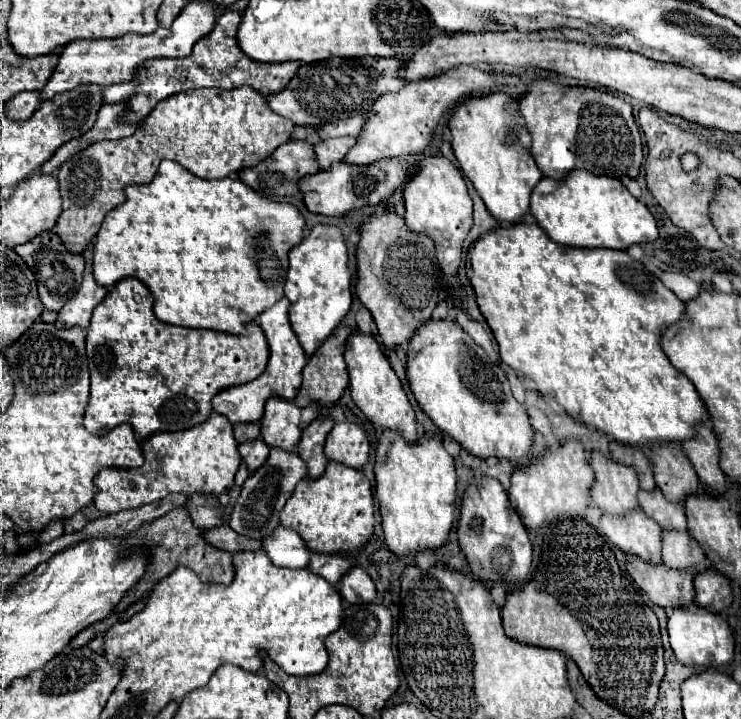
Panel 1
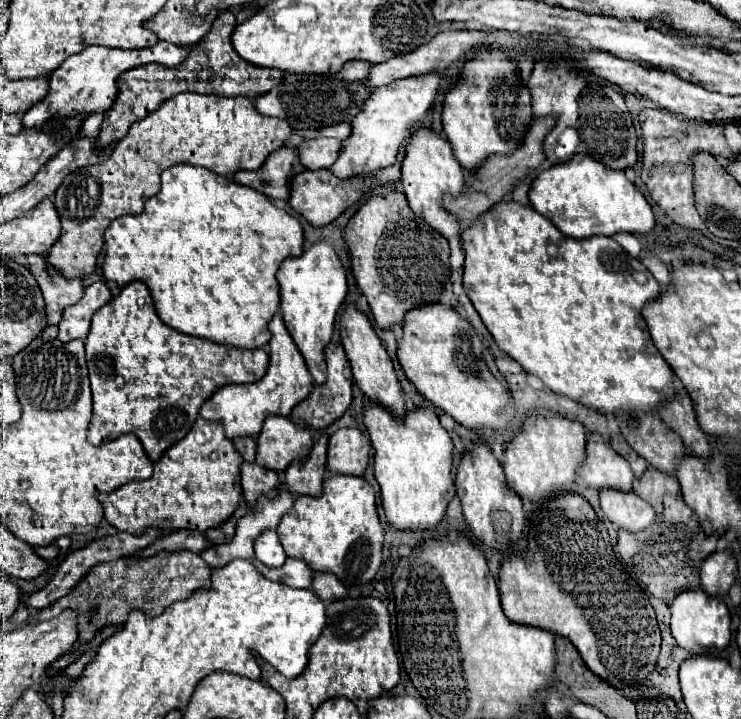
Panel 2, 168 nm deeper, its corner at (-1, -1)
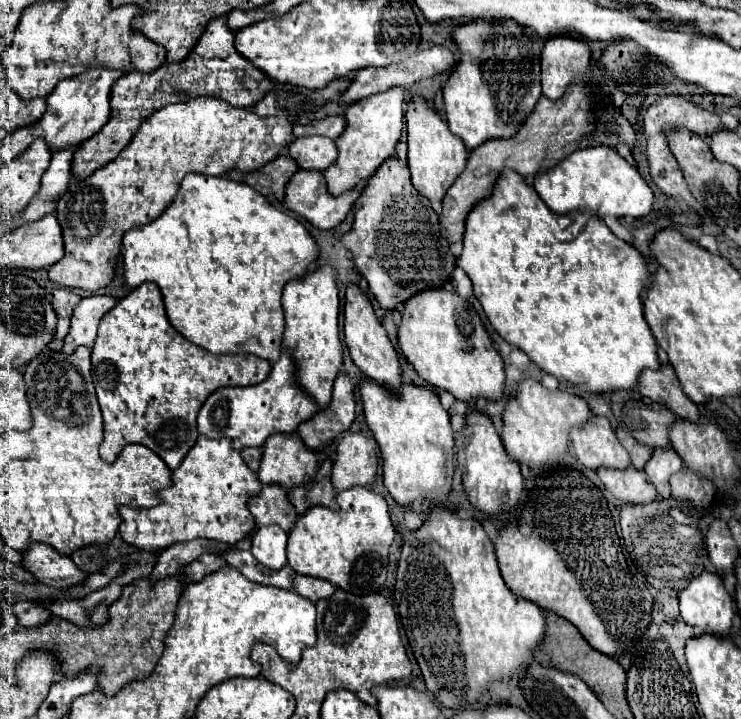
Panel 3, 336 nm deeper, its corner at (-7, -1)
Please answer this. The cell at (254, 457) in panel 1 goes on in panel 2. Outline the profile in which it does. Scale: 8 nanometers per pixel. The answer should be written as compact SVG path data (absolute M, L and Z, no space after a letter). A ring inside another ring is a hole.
M242 462L242 490L250 506L254 504L254 498L258 498L258 494L270 494L270 490L274 490L278 482L280 480L274 470L264 468L256 462Z

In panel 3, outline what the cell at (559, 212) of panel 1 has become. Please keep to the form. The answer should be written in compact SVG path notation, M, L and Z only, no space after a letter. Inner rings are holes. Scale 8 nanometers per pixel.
M592 146L572 152L568 158L548 168L546 172L536 174L534 188L546 206L556 214L568 214L572 210L592 210L600 218L610 214L616 218L630 216L642 218L652 210L652 190L616 150L608 146Z

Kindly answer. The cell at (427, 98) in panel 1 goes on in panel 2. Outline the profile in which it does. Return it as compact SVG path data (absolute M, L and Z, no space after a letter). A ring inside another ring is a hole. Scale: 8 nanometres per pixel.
M430 72L422 76L410 76L382 88L374 88L370 98L362 104L360 114L352 120L352 134L348 140L342 142L342 154L334 162L330 172L338 178L350 178L392 166L400 148L408 146L412 132L428 114L442 80L444 78L440 74Z

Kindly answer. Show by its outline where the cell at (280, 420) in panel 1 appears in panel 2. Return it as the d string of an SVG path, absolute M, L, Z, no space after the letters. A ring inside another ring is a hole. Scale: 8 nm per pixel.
M270 414L264 420L262 432L256 442L256 462L282 472L286 470L286 466L290 466L290 462L302 462L302 458L310 454L312 432L308 426L298 426L286 416Z

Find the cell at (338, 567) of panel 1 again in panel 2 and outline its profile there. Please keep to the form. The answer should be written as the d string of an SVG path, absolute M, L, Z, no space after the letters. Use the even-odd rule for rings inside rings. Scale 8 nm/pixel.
M288 558L286 564L278 570L270 570L268 566L262 566L262 562L258 562L258 560L254 560L254 564L266 578L280 580L294 588L312 588L312 580L316 574L304 560L294 560L294 558Z

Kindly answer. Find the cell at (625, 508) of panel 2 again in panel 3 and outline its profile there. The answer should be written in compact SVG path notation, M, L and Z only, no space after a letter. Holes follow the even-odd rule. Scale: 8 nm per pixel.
M600 466L598 470L600 480L604 486L622 502L632 502L632 504L648 504L652 502L658 494L652 482L646 478L644 470L638 470L634 466L628 466L624 470L614 470L614 468L604 468Z

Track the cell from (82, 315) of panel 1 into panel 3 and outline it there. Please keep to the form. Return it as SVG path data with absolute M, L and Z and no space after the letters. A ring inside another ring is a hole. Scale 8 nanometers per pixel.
M90 296L84 298L76 308L72 316L70 332L64 340L64 354L72 354L78 346L92 348L96 340L96 328L102 316L112 310L116 300L112 296Z

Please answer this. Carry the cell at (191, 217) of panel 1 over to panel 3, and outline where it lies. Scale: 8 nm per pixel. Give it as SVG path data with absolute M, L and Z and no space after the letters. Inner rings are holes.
M188 174L176 200L160 218L146 226L136 226L122 240L124 276L136 288L142 282L160 286L170 324L192 344L212 354L254 354L276 362L282 352L284 314L280 296L290 280L304 278L308 266L318 258L318 246L308 230L290 214L276 210L254 188L228 178Z

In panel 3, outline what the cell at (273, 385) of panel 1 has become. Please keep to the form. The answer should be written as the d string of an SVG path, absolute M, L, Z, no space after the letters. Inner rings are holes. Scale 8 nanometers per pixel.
M282 352L280 360L274 364L274 370L270 372L270 378L256 384L256 386L248 386L248 388L220 388L216 392L212 392L208 396L208 400L204 402L204 406L200 408L198 412L198 432L204 434L206 438L216 438L216 436L226 436L226 438L232 438L234 444L240 446L240 450L244 448L262 448L264 442L268 440L268 436L272 434L290 434L290 432L296 432L298 426L304 422L304 420L310 420L320 408L318 404L306 394L300 390L300 386L296 384L296 378L294 378L294 362L292 358Z

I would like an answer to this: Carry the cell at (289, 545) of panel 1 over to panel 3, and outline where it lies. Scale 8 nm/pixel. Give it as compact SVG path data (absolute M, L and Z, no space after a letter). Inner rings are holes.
M262 526L252 536L252 556L270 570L286 566L286 540L288 534L280 526Z

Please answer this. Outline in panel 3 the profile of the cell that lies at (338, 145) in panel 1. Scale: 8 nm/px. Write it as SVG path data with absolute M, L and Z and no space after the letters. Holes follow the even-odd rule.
M306 136L296 138L290 146L290 158L304 170L326 170L338 158L334 140L324 136Z

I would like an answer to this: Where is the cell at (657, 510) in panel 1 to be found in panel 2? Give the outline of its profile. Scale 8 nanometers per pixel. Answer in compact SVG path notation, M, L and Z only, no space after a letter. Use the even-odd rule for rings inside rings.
M652 466L646 470L642 478L634 480L634 492L644 498L654 512L662 514L662 498L666 494L680 496L680 484L676 478L666 478L666 474L658 474L658 470L652 470Z

